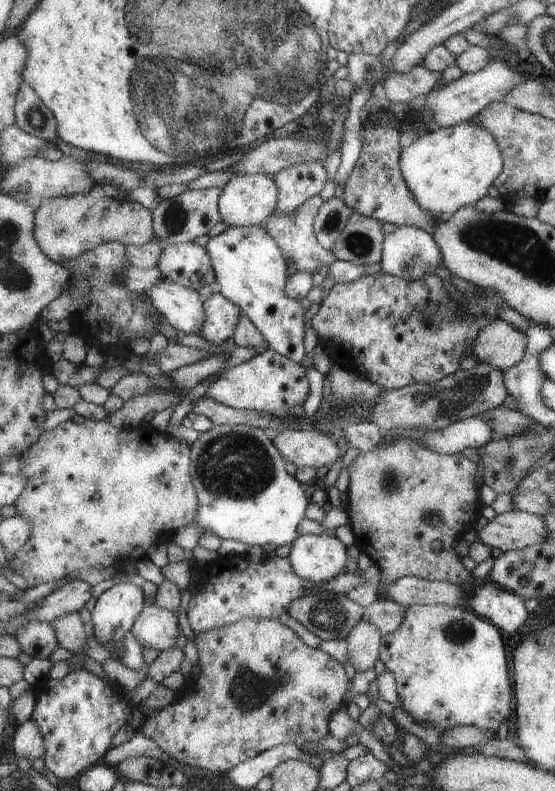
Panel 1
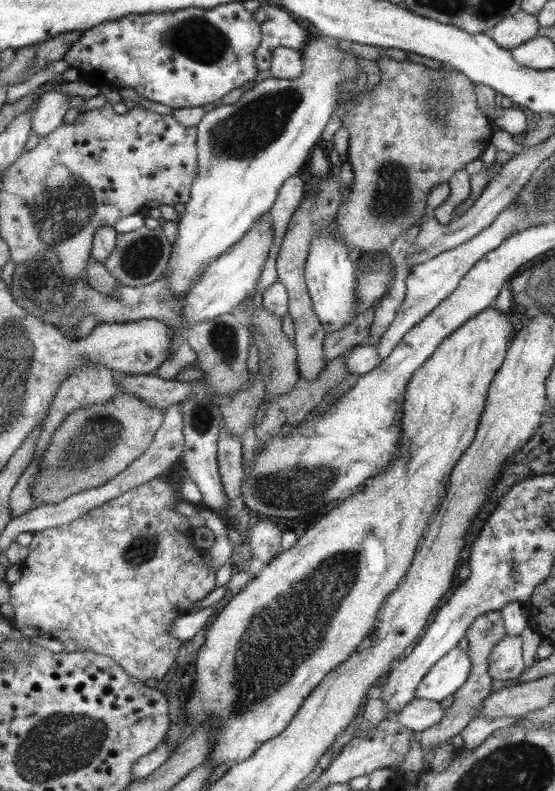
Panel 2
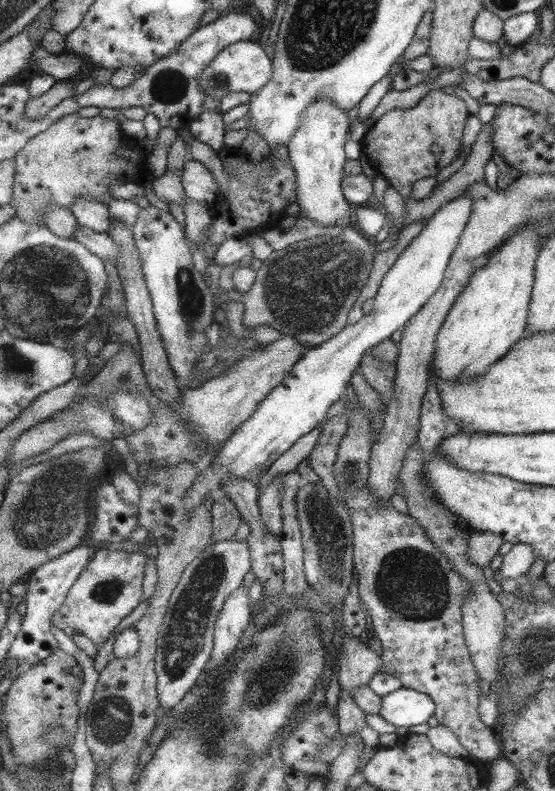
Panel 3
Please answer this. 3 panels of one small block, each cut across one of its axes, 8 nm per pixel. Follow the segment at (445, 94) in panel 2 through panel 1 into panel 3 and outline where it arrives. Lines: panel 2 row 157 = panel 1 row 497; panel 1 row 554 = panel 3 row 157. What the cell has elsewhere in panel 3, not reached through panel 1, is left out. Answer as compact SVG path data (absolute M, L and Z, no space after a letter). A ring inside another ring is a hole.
M440 88L429 91L413 108L392 109L383 114L372 126L369 127L361 142L361 152L365 154L368 164L388 182L388 186L394 188L403 200L408 199L411 192L411 184L420 178L435 177L436 174L447 166L451 160L457 158L459 146L461 146L461 130L467 116L470 114L466 110L461 96L449 95L439 91ZM431 146L439 148L439 154L434 154Z

